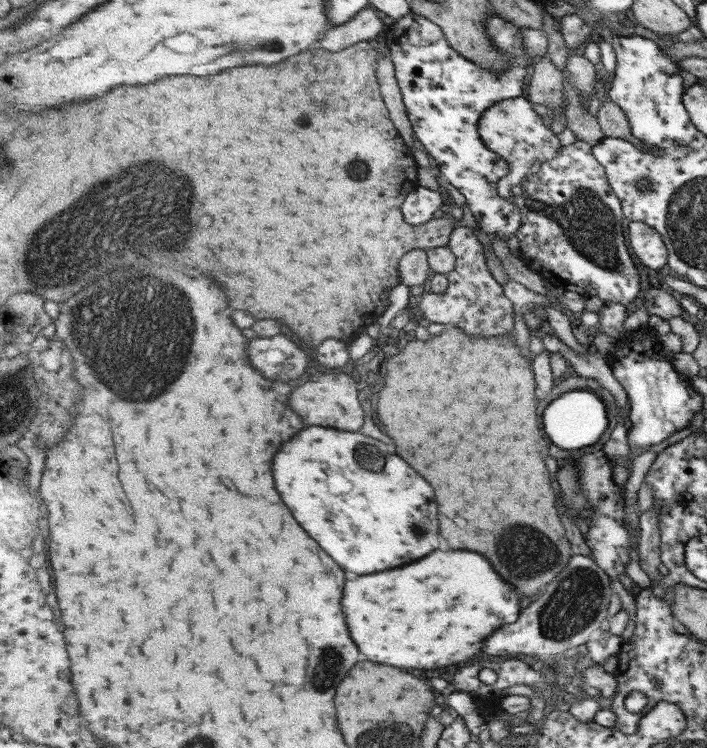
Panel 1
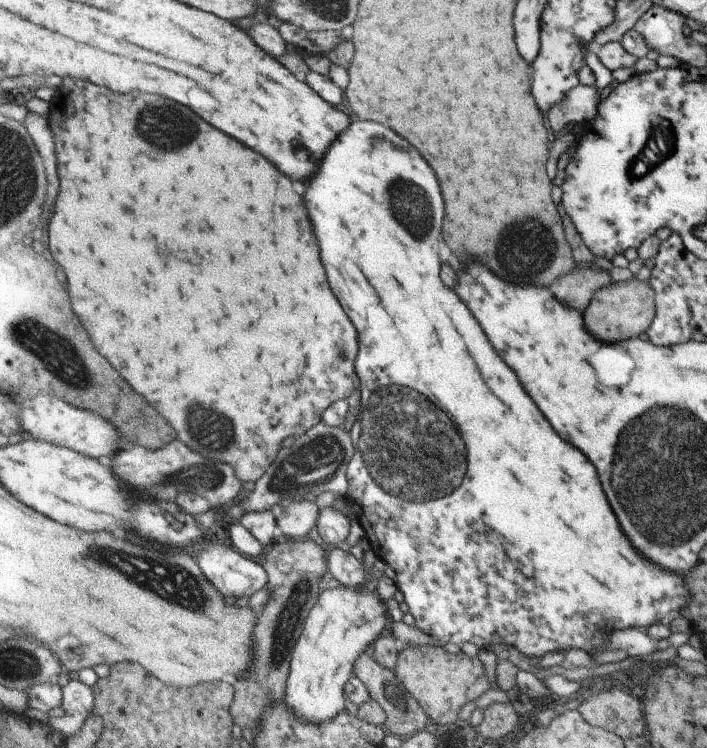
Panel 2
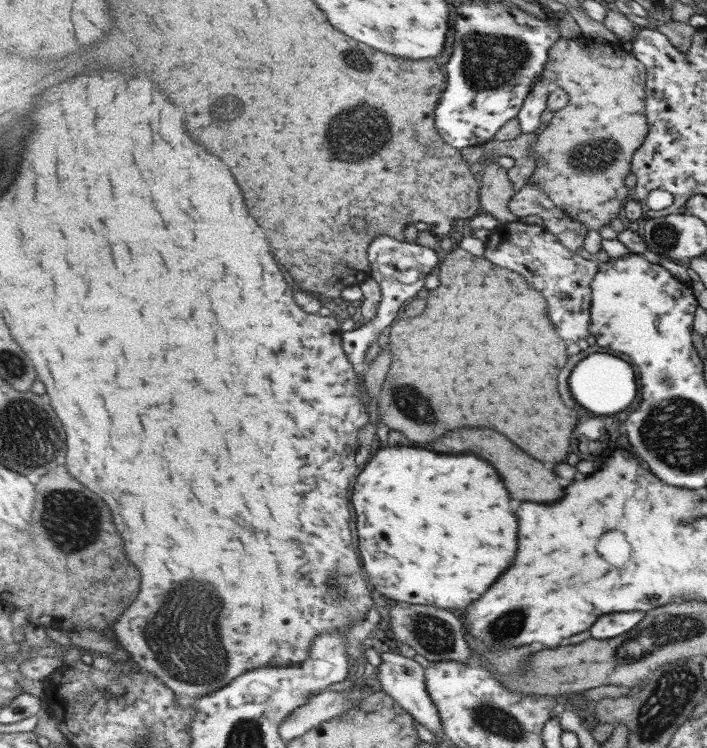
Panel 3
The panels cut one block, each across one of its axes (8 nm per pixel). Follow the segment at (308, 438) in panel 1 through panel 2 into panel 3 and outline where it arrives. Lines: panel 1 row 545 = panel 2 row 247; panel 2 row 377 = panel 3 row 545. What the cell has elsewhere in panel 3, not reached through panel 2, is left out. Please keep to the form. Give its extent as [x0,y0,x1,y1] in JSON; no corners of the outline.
[353,448,519,608]

